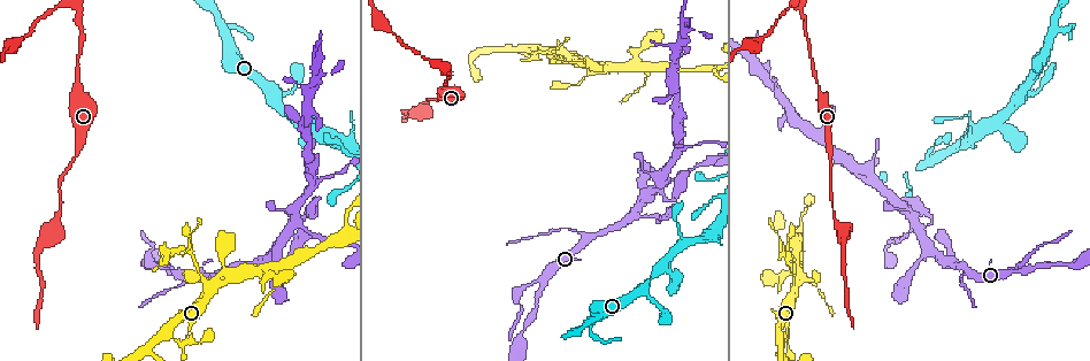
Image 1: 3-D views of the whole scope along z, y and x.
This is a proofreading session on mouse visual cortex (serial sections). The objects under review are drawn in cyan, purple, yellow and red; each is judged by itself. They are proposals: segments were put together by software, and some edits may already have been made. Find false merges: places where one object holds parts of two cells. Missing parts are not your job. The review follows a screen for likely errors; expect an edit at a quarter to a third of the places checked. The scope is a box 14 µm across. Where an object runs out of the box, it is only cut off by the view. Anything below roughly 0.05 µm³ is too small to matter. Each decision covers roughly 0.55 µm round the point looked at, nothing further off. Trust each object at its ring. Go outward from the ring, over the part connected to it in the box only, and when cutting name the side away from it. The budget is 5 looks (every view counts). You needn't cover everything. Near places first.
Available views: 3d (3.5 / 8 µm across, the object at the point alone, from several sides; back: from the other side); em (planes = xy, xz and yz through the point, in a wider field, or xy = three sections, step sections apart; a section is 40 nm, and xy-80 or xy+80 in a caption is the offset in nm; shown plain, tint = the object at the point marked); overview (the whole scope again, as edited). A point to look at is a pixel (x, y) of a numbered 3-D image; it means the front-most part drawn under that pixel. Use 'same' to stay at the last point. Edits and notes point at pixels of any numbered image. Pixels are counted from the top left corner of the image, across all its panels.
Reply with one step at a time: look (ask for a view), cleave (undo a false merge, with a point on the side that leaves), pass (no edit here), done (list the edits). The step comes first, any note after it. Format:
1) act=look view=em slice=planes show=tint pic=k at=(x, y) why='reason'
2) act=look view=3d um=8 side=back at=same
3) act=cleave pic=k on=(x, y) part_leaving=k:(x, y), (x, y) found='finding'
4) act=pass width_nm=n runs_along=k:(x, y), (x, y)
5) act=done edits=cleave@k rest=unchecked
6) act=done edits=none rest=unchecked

act=look view=3d um=3.5 pic=1 at=(184, 249) why='sharp bend'

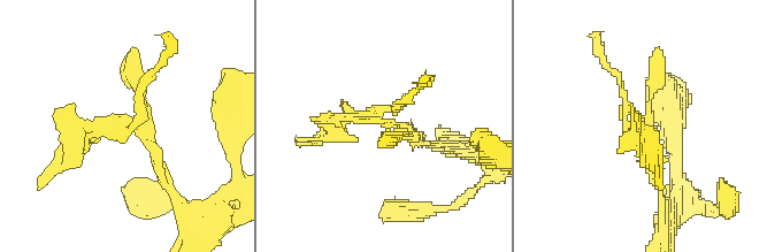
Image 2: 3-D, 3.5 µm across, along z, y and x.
act=look view=em slice=xy step=1 show=tint pic=2 at=(125, 119) why='need the tissue'

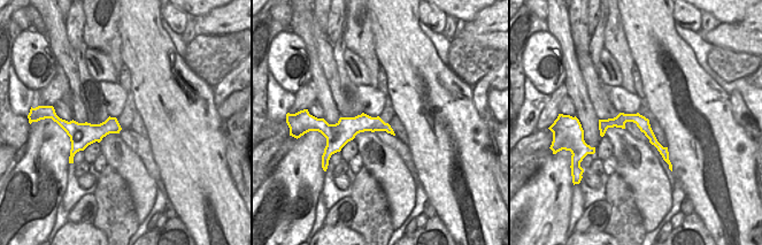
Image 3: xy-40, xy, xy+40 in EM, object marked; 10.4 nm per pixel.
act=cleave pic=2 on=(100, 126) border=3:(657, 142), (655, 146) found='a second cell is stuck on'

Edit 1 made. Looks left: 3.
act=look view=3d um=8 pic=1 at=(797, 279) why='abrupt turn'

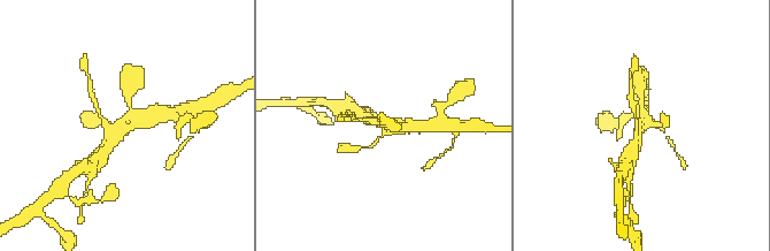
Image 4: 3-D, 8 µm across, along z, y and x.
act=look view=3d um=3.5 pic=4 at=(135, 125)

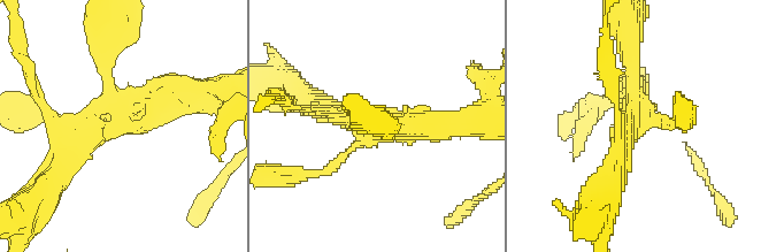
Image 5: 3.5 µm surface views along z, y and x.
act=look view=em slice=xy step=1 show=tint pic=5 at=(116, 124) arms=4 arm_widths_nm=150,150,300,400

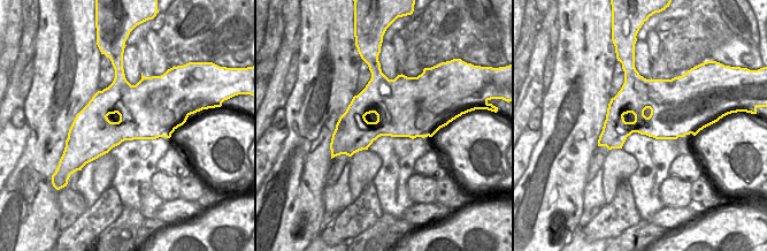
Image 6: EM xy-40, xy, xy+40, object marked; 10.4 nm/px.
act=pass runs_along=5:(60, 169), (181, 89) found='continuous, no second cell'

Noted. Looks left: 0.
act=done edits=cleave@2 rest=unchecked

